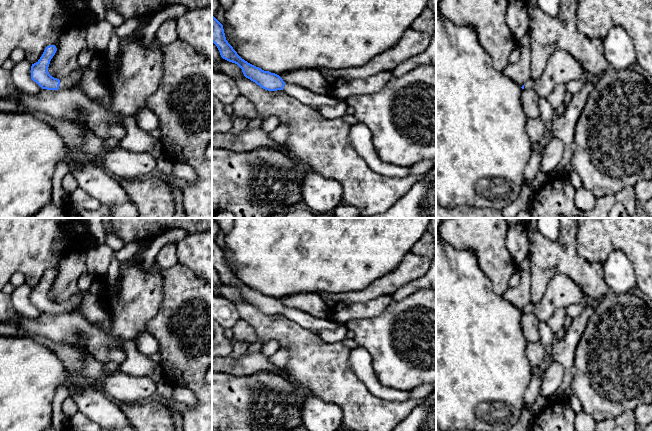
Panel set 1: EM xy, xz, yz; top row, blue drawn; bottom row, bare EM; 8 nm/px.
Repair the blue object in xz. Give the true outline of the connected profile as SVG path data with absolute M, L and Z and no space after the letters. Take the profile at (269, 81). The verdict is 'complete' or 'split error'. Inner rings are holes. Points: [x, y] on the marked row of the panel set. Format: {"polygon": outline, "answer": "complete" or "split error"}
{"polygon": "M212 16L212 42L217 46L223 59L237 64L246 78L265 90L282 90L307 106L332 107L341 102L340 99L330 95L320 95L299 85L286 84L279 75L264 71L242 59L226 40L223 25L214 16Z", "answer": "split error"}

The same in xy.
{"polygon": "M55 45L47 46L40 59L31 66L31 79L42 89L62 90L72 88L81 79L82 73L79 70L72 72L69 76L61 80L49 74L48 67L56 51L57 48Z", "answer": "split error"}

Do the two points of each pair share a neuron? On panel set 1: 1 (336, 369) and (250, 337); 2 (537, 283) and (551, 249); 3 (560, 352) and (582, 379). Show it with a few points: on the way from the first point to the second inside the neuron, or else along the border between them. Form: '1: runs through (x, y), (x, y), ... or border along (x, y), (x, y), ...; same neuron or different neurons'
1: border along (245, 320), (253, 328), (259, 341); different neurons
2: runs through (540, 275), (541, 268), (548, 257); same neuron
3: border along (578, 344), (575, 350), (573, 379), (569, 390); different neurons

